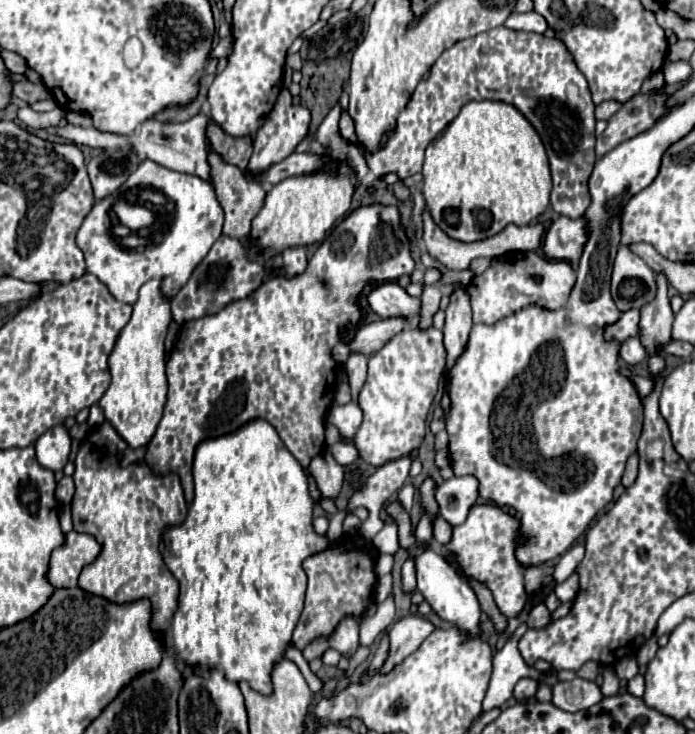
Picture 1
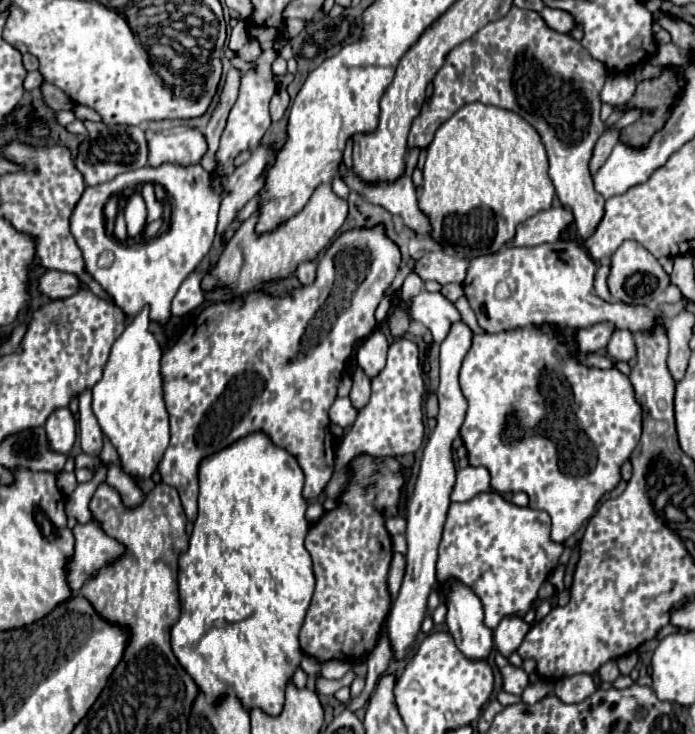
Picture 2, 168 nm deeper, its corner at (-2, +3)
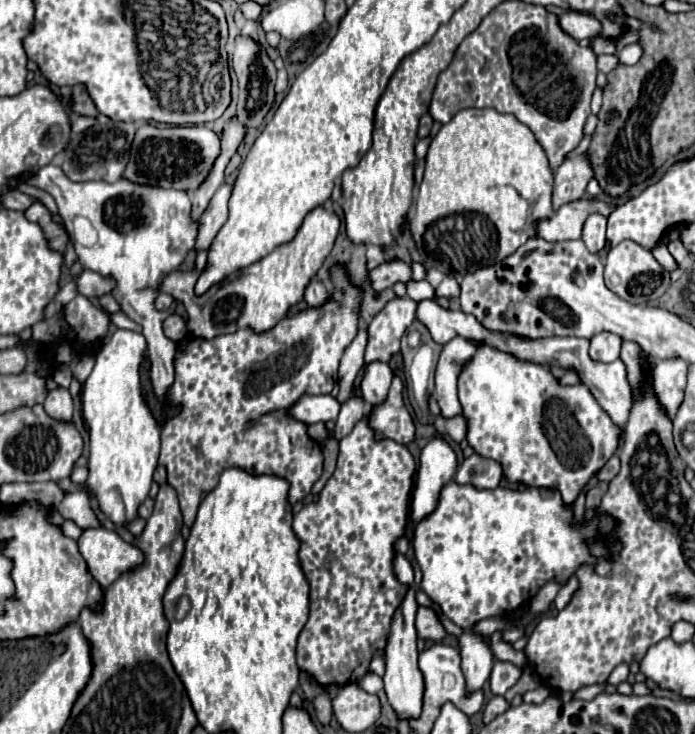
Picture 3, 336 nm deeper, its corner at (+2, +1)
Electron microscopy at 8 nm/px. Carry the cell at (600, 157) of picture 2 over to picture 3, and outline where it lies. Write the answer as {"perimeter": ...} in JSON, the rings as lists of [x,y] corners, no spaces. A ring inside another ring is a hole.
{"perimeter":[[[577,154],[565,160],[555,172],[555,188],[553,188],[553,208],[579,200],[585,194],[587,182],[593,178],[593,168],[589,162],[589,154]]]}

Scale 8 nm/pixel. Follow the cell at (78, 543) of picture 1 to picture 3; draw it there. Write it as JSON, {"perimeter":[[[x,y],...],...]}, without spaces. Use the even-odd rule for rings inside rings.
{"perimeter":[[[105,528],[83,530],[77,546],[87,562],[89,574],[101,584],[101,588],[109,586],[125,570],[131,570],[143,562],[141,550]]]}

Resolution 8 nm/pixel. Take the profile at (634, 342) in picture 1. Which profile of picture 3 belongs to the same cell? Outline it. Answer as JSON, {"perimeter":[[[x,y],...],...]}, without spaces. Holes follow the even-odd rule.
{"perimeter":[[[597,334],[591,338],[591,358],[595,362],[613,362],[621,354],[623,340],[617,338],[617,334]]]}

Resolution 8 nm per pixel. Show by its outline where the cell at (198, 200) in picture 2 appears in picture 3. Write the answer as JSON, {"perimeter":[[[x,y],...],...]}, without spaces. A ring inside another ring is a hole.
{"perimeter":[[[47,164],[35,172],[23,172],[19,180],[37,186],[49,192],[59,208],[59,216],[63,218],[65,228],[73,236],[73,216],[83,216],[91,222],[97,232],[97,242],[91,248],[81,246],[73,240],[75,254],[83,268],[101,274],[103,278],[111,278],[115,282],[113,298],[119,302],[121,310],[143,326],[143,336],[147,340],[147,354],[151,360],[151,382],[159,400],[163,400],[165,390],[173,384],[173,358],[177,352],[175,342],[171,342],[163,334],[163,322],[169,312],[161,312],[155,308],[157,294],[161,292],[161,282],[171,272],[179,270],[185,262],[187,254],[195,248],[195,238],[199,232],[199,220],[191,218],[191,198],[185,190],[161,188],[161,186],[145,186],[135,184],[127,178],[117,180],[115,184],[107,182],[69,182],[65,174],[61,174],[59,166]],[[125,200],[133,206],[141,202],[137,218],[133,212],[125,212]]]}

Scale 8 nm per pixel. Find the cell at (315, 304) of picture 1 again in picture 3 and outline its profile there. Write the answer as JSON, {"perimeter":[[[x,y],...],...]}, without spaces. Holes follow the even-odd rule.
{"perimeter":[[[335,264],[331,268],[331,282],[333,282],[333,292],[339,294],[341,298],[335,300],[333,296],[329,300],[325,300],[325,304],[317,306],[317,308],[305,308],[301,310],[299,314],[291,314],[291,316],[285,316],[277,326],[273,326],[271,330],[267,332],[261,332],[257,334],[253,328],[243,328],[243,330],[237,330],[233,334],[221,334],[221,336],[215,336],[211,340],[205,340],[205,338],[197,338],[197,336],[191,336],[187,340],[187,344],[183,348],[177,348],[177,354],[175,354],[175,382],[167,388],[165,392],[165,406],[167,406],[167,420],[163,422],[161,426],[161,456],[159,456],[159,464],[163,464],[167,468],[167,482],[175,488],[177,496],[179,496],[179,504],[181,504],[181,514],[183,514],[183,522],[187,526],[193,524],[195,520],[195,514],[197,514],[197,508],[199,508],[199,502],[203,500],[203,496],[215,488],[217,480],[219,480],[219,474],[225,470],[225,468],[231,468],[231,466],[237,466],[237,468],[243,468],[247,472],[253,472],[253,474],[275,474],[275,476],[281,476],[285,480],[289,480],[291,488],[289,488],[289,502],[295,504],[299,500],[303,500],[313,484],[319,480],[321,472],[323,472],[323,452],[321,452],[321,446],[307,434],[307,424],[301,422],[301,420],[295,420],[289,412],[289,408],[303,396],[303,394],[331,394],[331,390],[335,388],[337,384],[337,368],[339,368],[339,360],[345,352],[345,348],[353,342],[353,338],[357,336],[359,332],[359,310],[361,310],[361,302],[363,302],[363,290],[359,286],[355,286],[351,280],[349,280],[349,274],[347,274],[347,268],[343,264]]]}

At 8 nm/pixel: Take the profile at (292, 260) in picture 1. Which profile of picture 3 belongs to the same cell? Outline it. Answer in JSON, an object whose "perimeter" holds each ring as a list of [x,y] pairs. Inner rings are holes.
{"perimeter":[[[313,276],[305,288],[305,302],[309,306],[321,306],[321,302],[325,302],[325,298],[329,298],[329,290],[317,276]]]}

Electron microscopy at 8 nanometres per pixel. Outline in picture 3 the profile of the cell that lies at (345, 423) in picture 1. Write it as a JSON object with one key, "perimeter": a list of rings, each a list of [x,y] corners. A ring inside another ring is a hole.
{"perimeter":[[[325,394],[325,396],[307,396],[301,398],[293,406],[293,416],[305,424],[315,424],[315,422],[329,422],[337,420],[341,410],[341,404],[337,398]]]}

